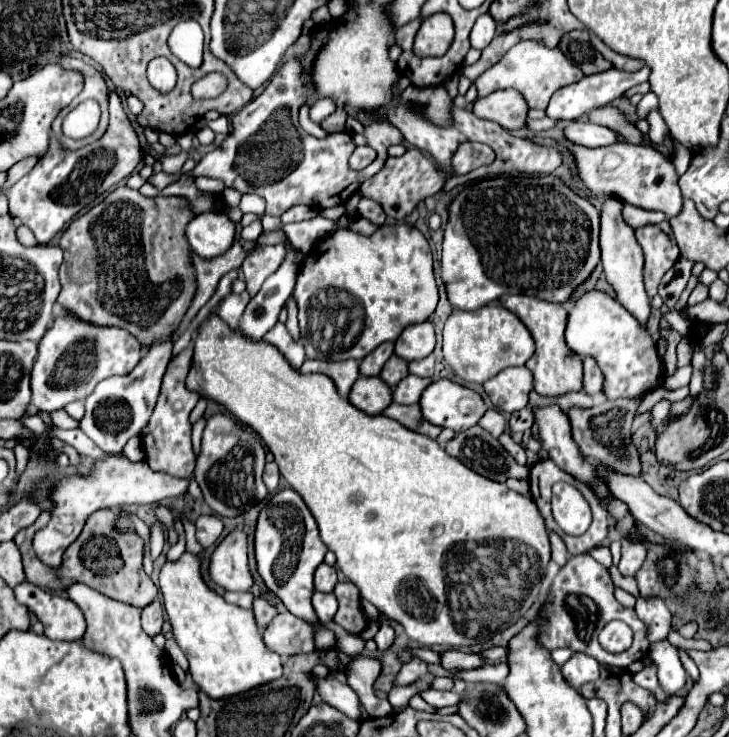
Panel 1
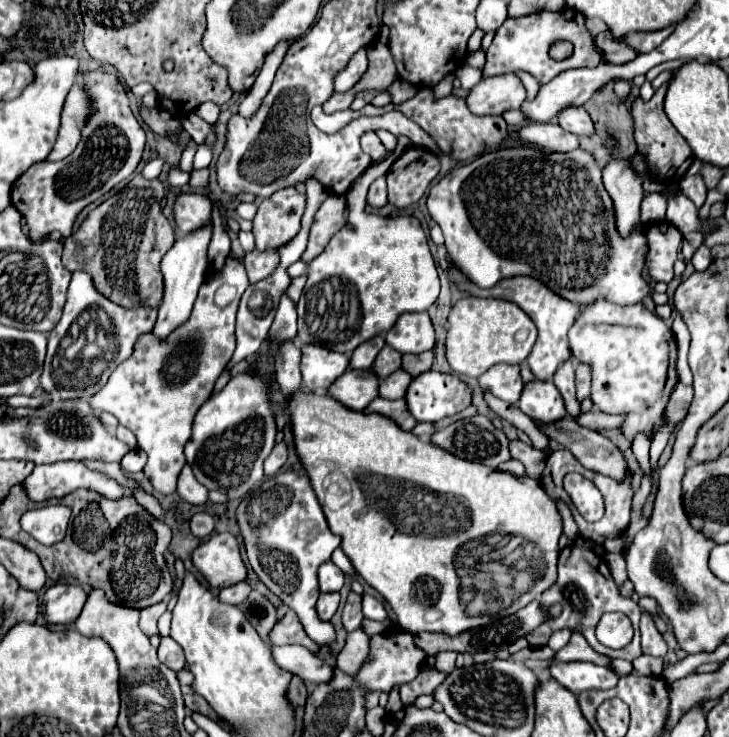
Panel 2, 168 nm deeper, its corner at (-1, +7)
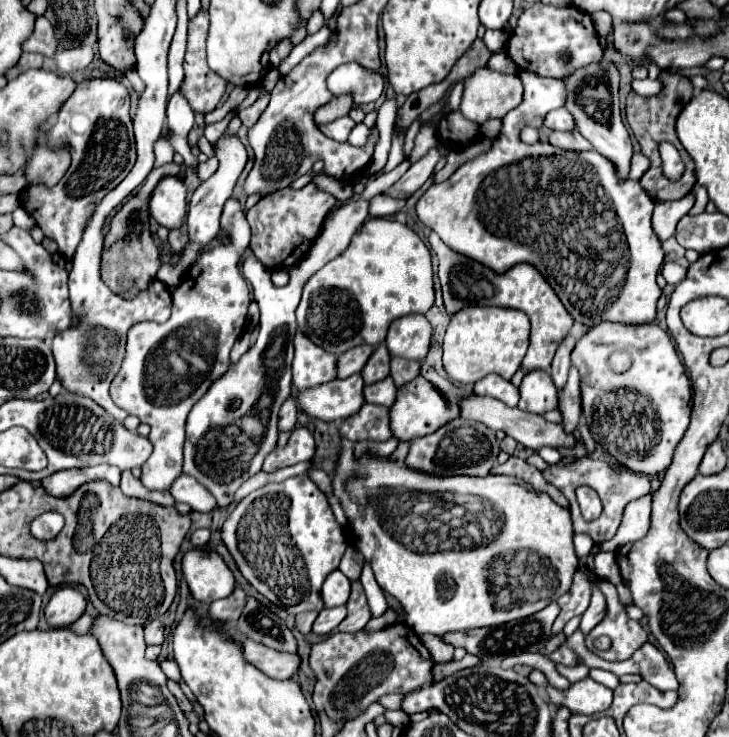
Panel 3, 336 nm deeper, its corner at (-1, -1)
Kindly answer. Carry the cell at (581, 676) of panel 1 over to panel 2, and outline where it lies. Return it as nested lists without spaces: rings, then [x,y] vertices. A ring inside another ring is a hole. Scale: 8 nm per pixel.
[[[557,662],[549,668],[549,674],[573,694],[589,688],[613,688],[619,680],[611,670],[593,662]]]

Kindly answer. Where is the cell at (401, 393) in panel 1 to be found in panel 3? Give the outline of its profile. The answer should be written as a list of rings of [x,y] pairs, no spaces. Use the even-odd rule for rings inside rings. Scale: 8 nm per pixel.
[[[389,376],[363,388],[363,398],[369,404],[379,404],[379,406],[389,408],[395,402],[395,396],[397,396],[397,388],[395,388],[395,384],[391,382]]]

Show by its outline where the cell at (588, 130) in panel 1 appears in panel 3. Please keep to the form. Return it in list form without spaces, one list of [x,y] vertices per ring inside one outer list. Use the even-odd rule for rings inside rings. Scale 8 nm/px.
[[[559,108],[559,110],[551,110],[545,118],[545,128],[549,130],[573,130],[575,128],[575,122],[571,118],[571,114],[565,110],[565,108]]]

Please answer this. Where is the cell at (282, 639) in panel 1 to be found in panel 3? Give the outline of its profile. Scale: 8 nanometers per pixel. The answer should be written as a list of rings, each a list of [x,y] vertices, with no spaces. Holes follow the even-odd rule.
[[[301,612],[301,614],[297,614],[297,618],[295,618],[295,628],[297,628],[301,634],[309,634],[309,632],[311,632],[311,626],[313,626],[313,622],[315,622],[315,618],[317,618],[317,614],[319,614],[319,612]]]

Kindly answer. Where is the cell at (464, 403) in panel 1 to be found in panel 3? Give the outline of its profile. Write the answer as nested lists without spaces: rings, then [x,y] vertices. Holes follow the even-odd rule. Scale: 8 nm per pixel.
[[[423,376],[401,386],[397,390],[397,398],[395,398],[393,406],[389,408],[391,432],[393,432],[393,438],[397,438],[399,442],[411,442],[419,436],[427,436],[457,416],[459,416],[459,406],[449,402],[445,396],[441,396],[439,390]]]

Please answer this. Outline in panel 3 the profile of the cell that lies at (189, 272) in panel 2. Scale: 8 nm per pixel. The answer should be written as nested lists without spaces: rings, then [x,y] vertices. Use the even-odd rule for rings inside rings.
[[[223,134],[223,136],[217,140],[217,144],[215,144],[215,156],[217,156],[217,160],[219,160],[217,172],[215,172],[209,180],[205,180],[205,182],[201,182],[201,184],[197,186],[197,190],[193,192],[191,202],[189,202],[189,220],[187,220],[187,224],[189,224],[189,240],[191,240],[191,246],[185,248],[179,266],[171,268],[169,264],[163,264],[163,266],[159,268],[159,272],[157,272],[157,280],[161,280],[163,284],[167,284],[171,290],[175,290],[175,288],[181,284],[183,274],[185,274],[187,268],[197,260],[197,254],[217,236],[217,232],[219,232],[219,216],[221,216],[221,212],[223,212],[223,204],[225,204],[225,200],[231,196],[231,192],[233,192],[233,188],[235,188],[235,182],[237,182],[237,178],[241,176],[241,172],[243,172],[243,168],[245,168],[245,164],[247,164],[247,150],[245,150],[243,142],[241,142],[237,136],[227,136],[227,134]]]

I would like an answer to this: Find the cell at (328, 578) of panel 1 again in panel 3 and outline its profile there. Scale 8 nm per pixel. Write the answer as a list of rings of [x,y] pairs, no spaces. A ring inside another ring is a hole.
[[[331,572],[323,584],[323,604],[327,608],[335,608],[335,606],[343,606],[349,598],[349,580],[339,572]]]

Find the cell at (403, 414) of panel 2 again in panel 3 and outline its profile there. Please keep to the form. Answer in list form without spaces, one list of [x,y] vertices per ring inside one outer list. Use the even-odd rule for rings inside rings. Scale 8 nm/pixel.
[[[363,404],[361,410],[339,426],[341,440],[359,442],[359,440],[377,440],[383,442],[391,438],[389,430],[389,410],[375,404]]]

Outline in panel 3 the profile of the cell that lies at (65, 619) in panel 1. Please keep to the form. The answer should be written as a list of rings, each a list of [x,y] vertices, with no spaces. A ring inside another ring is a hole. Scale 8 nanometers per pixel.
[[[71,586],[59,588],[51,596],[49,604],[45,606],[47,624],[53,628],[71,626],[75,620],[79,620],[83,616],[85,606],[87,606],[85,596],[77,588],[71,588]]]

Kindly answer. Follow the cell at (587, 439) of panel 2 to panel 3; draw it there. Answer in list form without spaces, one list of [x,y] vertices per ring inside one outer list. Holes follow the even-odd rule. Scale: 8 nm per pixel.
[[[469,396],[469,398],[463,398],[463,400],[457,400],[459,404],[459,410],[461,410],[461,418],[467,418],[467,420],[475,420],[475,422],[483,422],[487,428],[491,430],[503,430],[507,436],[513,436],[519,444],[523,444],[525,448],[531,448],[531,450],[539,450],[543,446],[555,446],[555,448],[561,448],[561,446],[575,446],[575,438],[573,434],[565,434],[563,428],[559,424],[551,424],[547,420],[543,420],[541,416],[537,414],[529,414],[529,412],[523,412],[519,408],[509,408],[505,406],[503,402],[495,400],[495,398],[489,398],[489,396]]]

